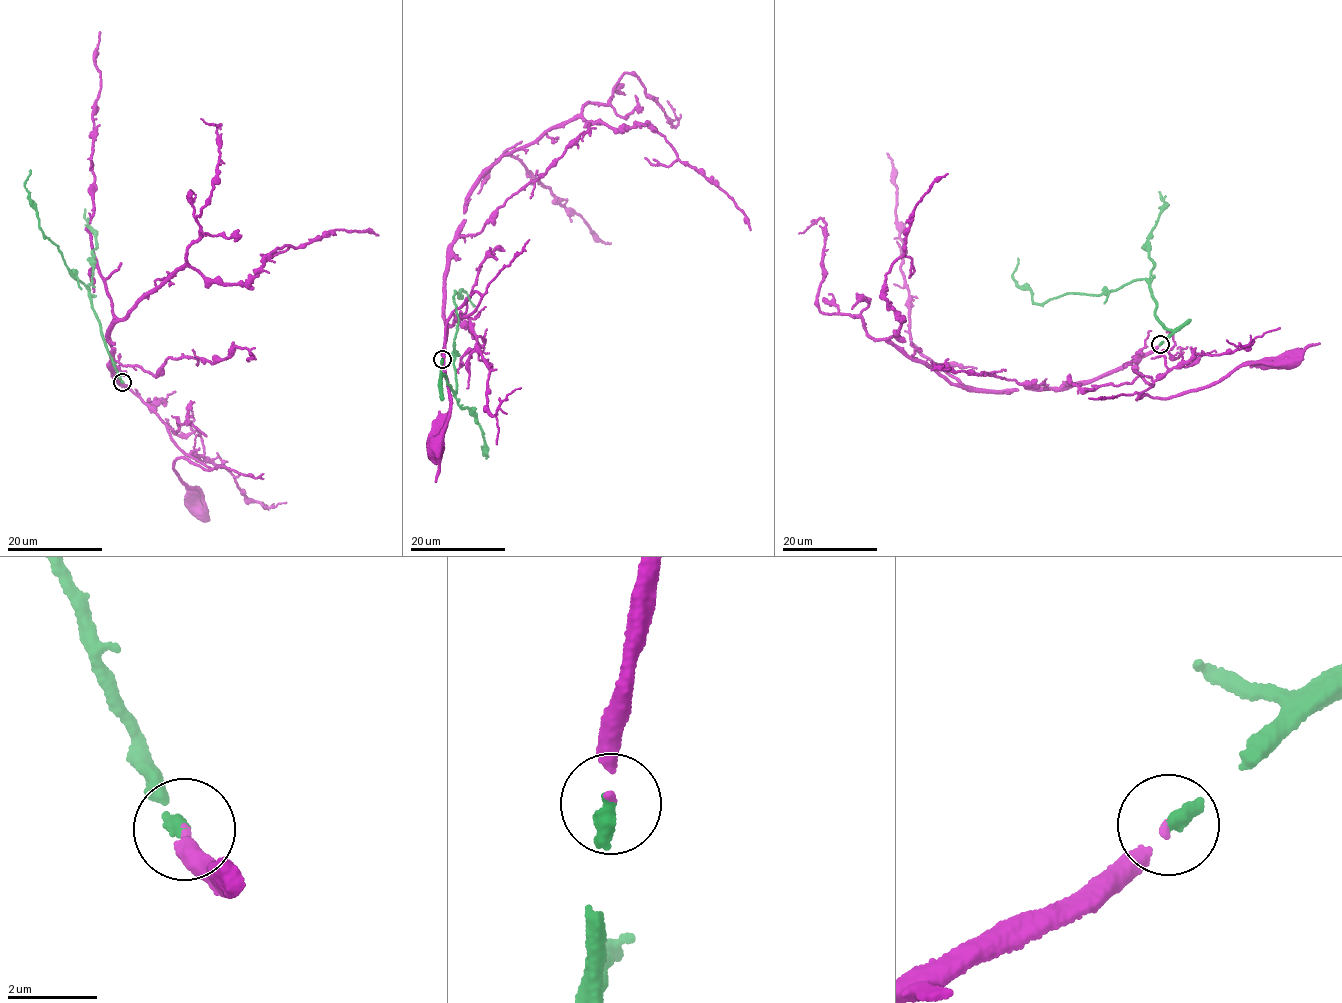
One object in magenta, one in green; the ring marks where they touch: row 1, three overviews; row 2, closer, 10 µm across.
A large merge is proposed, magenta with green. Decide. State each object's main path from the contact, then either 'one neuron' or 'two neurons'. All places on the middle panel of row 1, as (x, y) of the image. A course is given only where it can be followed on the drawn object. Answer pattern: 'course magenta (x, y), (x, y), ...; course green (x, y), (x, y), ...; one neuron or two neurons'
course magenta (443, 360), (447, 327), (477, 305), (479, 294), (474, 291), (456, 308), (446, 328), (449, 416), (434, 447); course green (443, 360), (441, 378), (445, 376), (454, 392), (458, 314), (454, 292), (460, 297), (464, 291), (474, 306); one neuron

